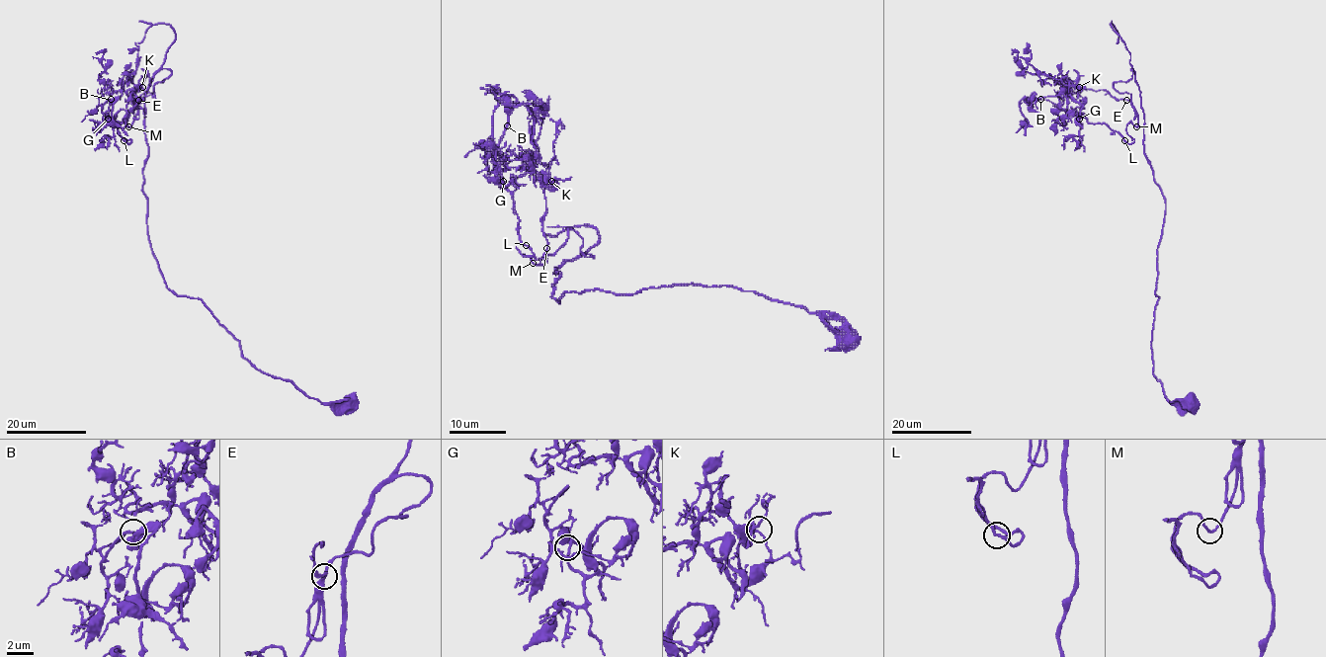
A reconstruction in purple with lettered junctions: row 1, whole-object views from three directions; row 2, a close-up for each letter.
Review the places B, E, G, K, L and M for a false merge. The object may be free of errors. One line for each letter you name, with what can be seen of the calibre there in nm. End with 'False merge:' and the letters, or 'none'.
False merge: none

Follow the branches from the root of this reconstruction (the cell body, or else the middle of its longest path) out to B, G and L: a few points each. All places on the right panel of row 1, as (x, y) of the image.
B: (1193, 403), (1170, 402), (1152, 373), (1165, 199), (1134, 71), (1114, 83), (1137, 114), (1130, 143), (1040, 100)
G: (1193, 403), (1170, 402), (1152, 373), (1165, 199), (1134, 71), (1114, 83), (1137, 114), (1132, 142), (1079, 119)
L: (1193, 403), (1170, 402), (1152, 373), (1165, 199), (1131, 68), (1114, 83), (1137, 114), (1124, 140)

